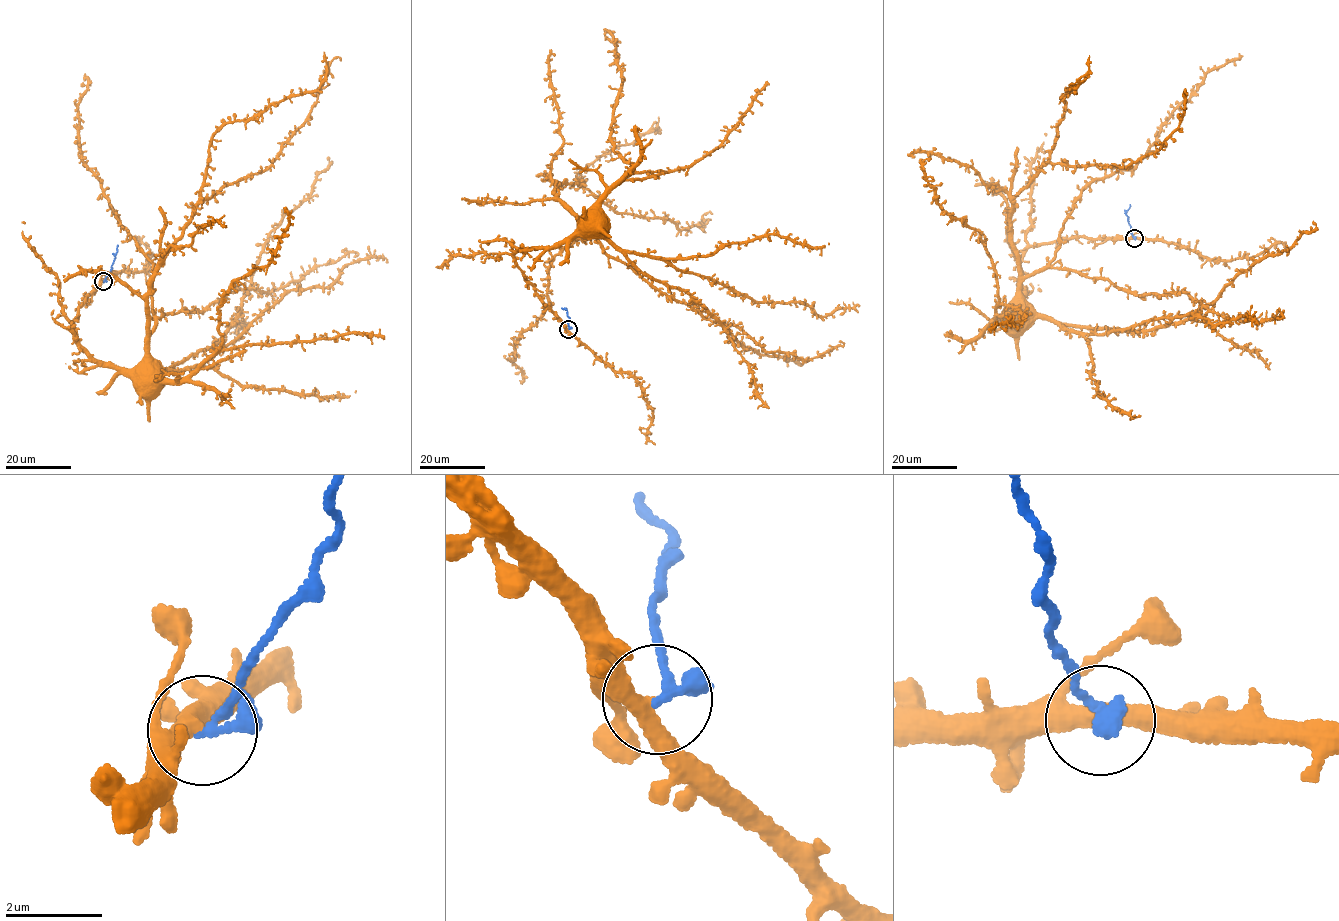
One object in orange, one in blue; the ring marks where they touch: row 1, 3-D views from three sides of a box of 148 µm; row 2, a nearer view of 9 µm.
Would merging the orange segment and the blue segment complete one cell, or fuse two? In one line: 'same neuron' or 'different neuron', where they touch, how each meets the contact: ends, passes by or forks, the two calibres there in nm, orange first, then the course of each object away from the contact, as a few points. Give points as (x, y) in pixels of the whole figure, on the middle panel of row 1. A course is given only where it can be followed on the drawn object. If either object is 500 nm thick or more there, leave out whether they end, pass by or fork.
different neuron; at (568, 329); orange passes by; blue passes by; 360 nm thick on the orange side, 180 nm on the other; orange runs (568, 329), (514, 255), (576, 233), (557, 183), (679, 229), (712, 214); blue runs (568, 329), (565, 308)

